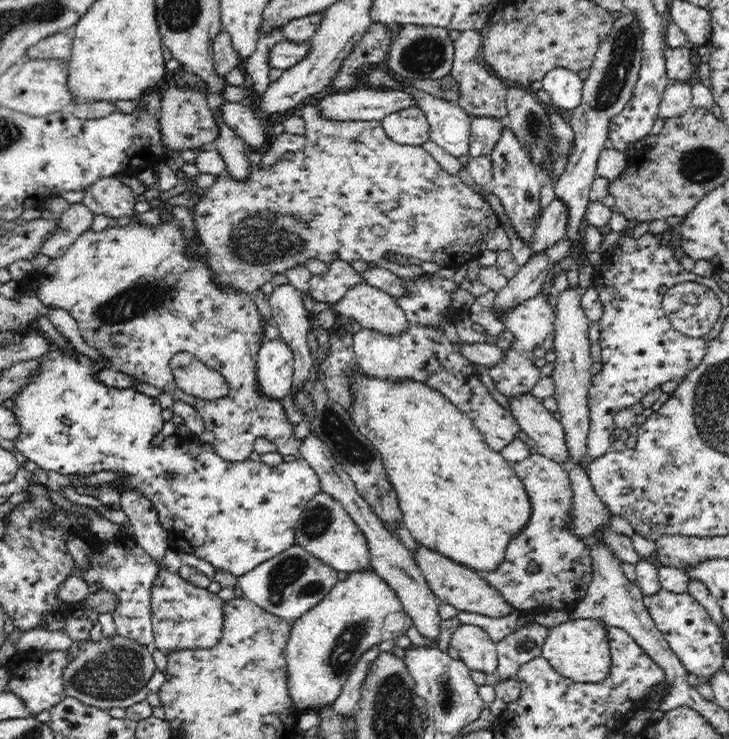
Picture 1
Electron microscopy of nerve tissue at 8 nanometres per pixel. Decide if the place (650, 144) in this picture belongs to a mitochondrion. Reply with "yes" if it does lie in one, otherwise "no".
no

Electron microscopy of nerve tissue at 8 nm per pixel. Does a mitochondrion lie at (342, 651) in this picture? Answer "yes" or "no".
yes

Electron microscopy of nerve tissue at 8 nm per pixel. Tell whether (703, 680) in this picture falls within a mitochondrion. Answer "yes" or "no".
no

